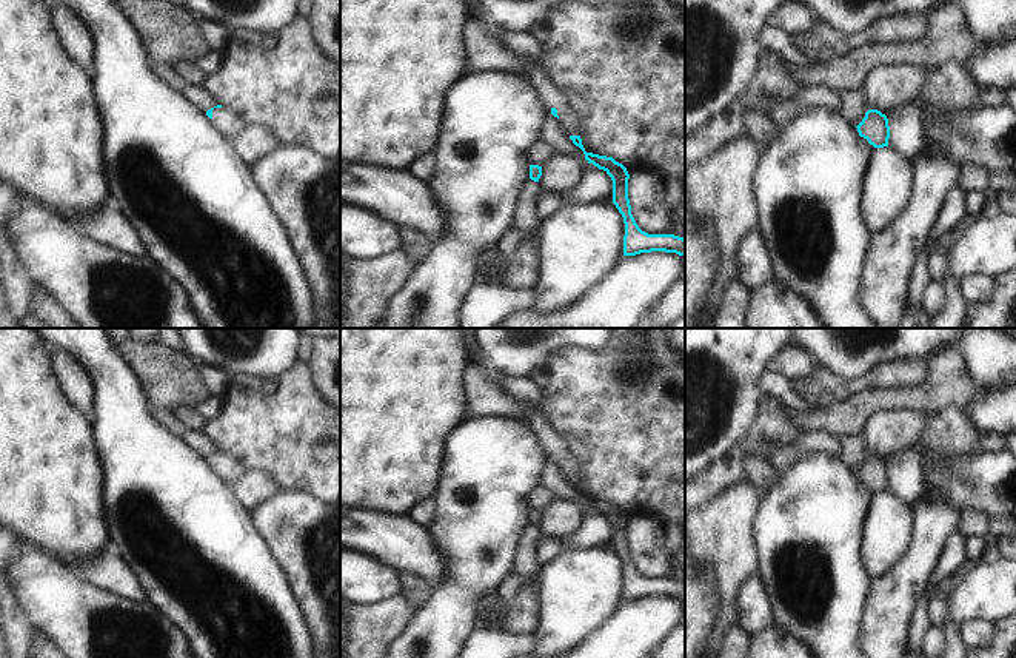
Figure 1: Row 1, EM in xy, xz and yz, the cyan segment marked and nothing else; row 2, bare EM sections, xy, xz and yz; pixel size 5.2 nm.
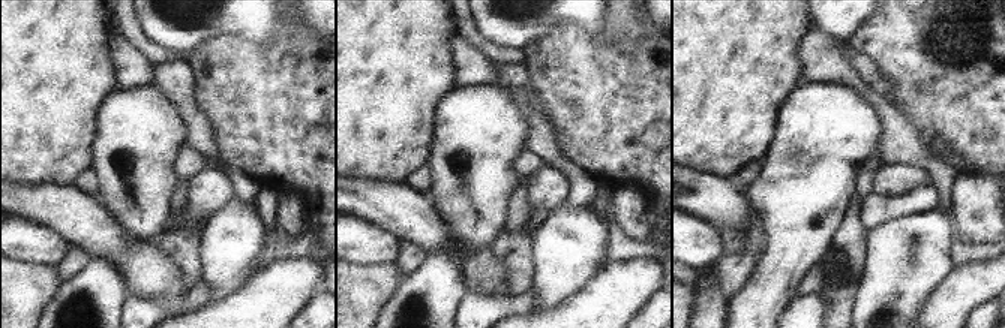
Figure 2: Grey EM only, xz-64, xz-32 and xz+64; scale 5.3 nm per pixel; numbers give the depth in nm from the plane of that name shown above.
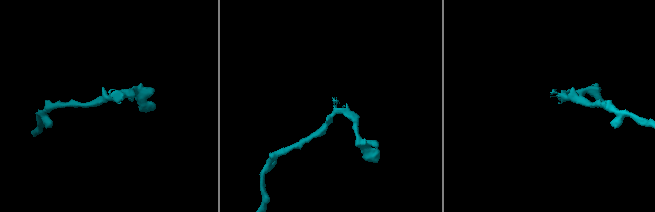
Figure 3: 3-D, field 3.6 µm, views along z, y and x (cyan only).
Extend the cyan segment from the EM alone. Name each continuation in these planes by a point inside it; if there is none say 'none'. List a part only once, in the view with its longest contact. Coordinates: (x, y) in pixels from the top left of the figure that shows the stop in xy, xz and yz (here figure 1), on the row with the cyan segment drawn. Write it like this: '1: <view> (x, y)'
1: xy (227, 120)

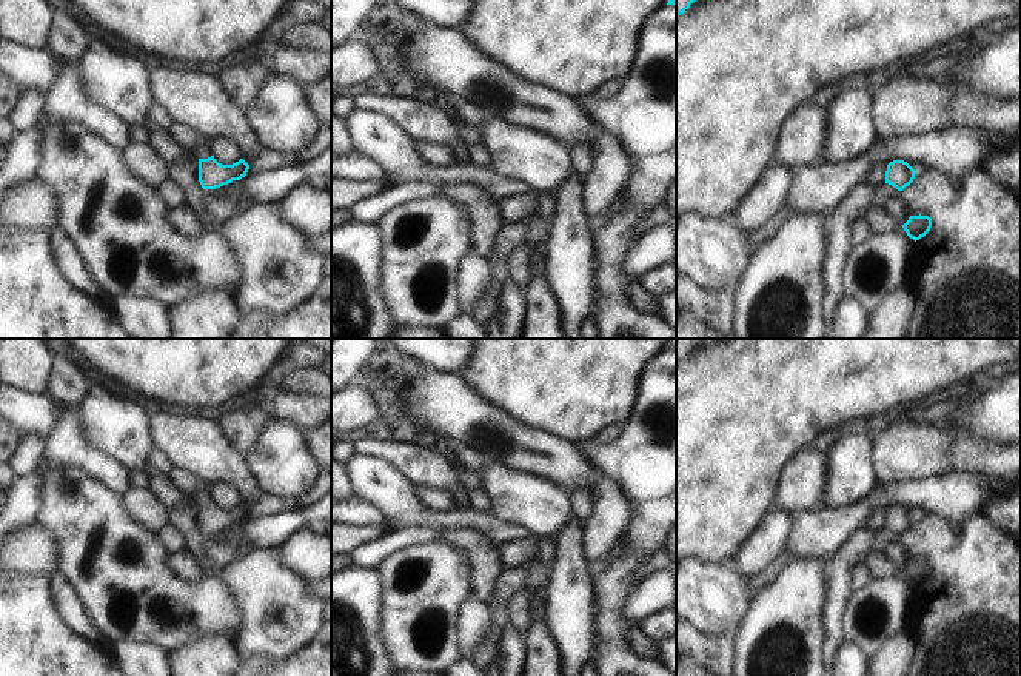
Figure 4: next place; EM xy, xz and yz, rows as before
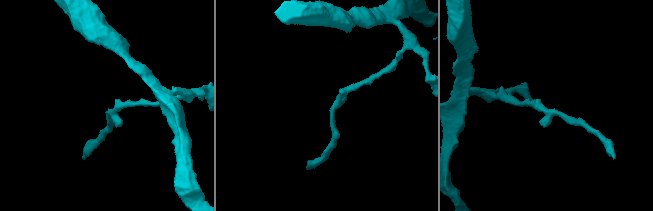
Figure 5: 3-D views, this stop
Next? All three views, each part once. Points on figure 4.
1: xy (204, 148)

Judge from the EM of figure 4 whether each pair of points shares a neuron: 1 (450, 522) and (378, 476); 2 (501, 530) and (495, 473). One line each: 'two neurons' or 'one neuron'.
1: one neuron
2: two neurons

